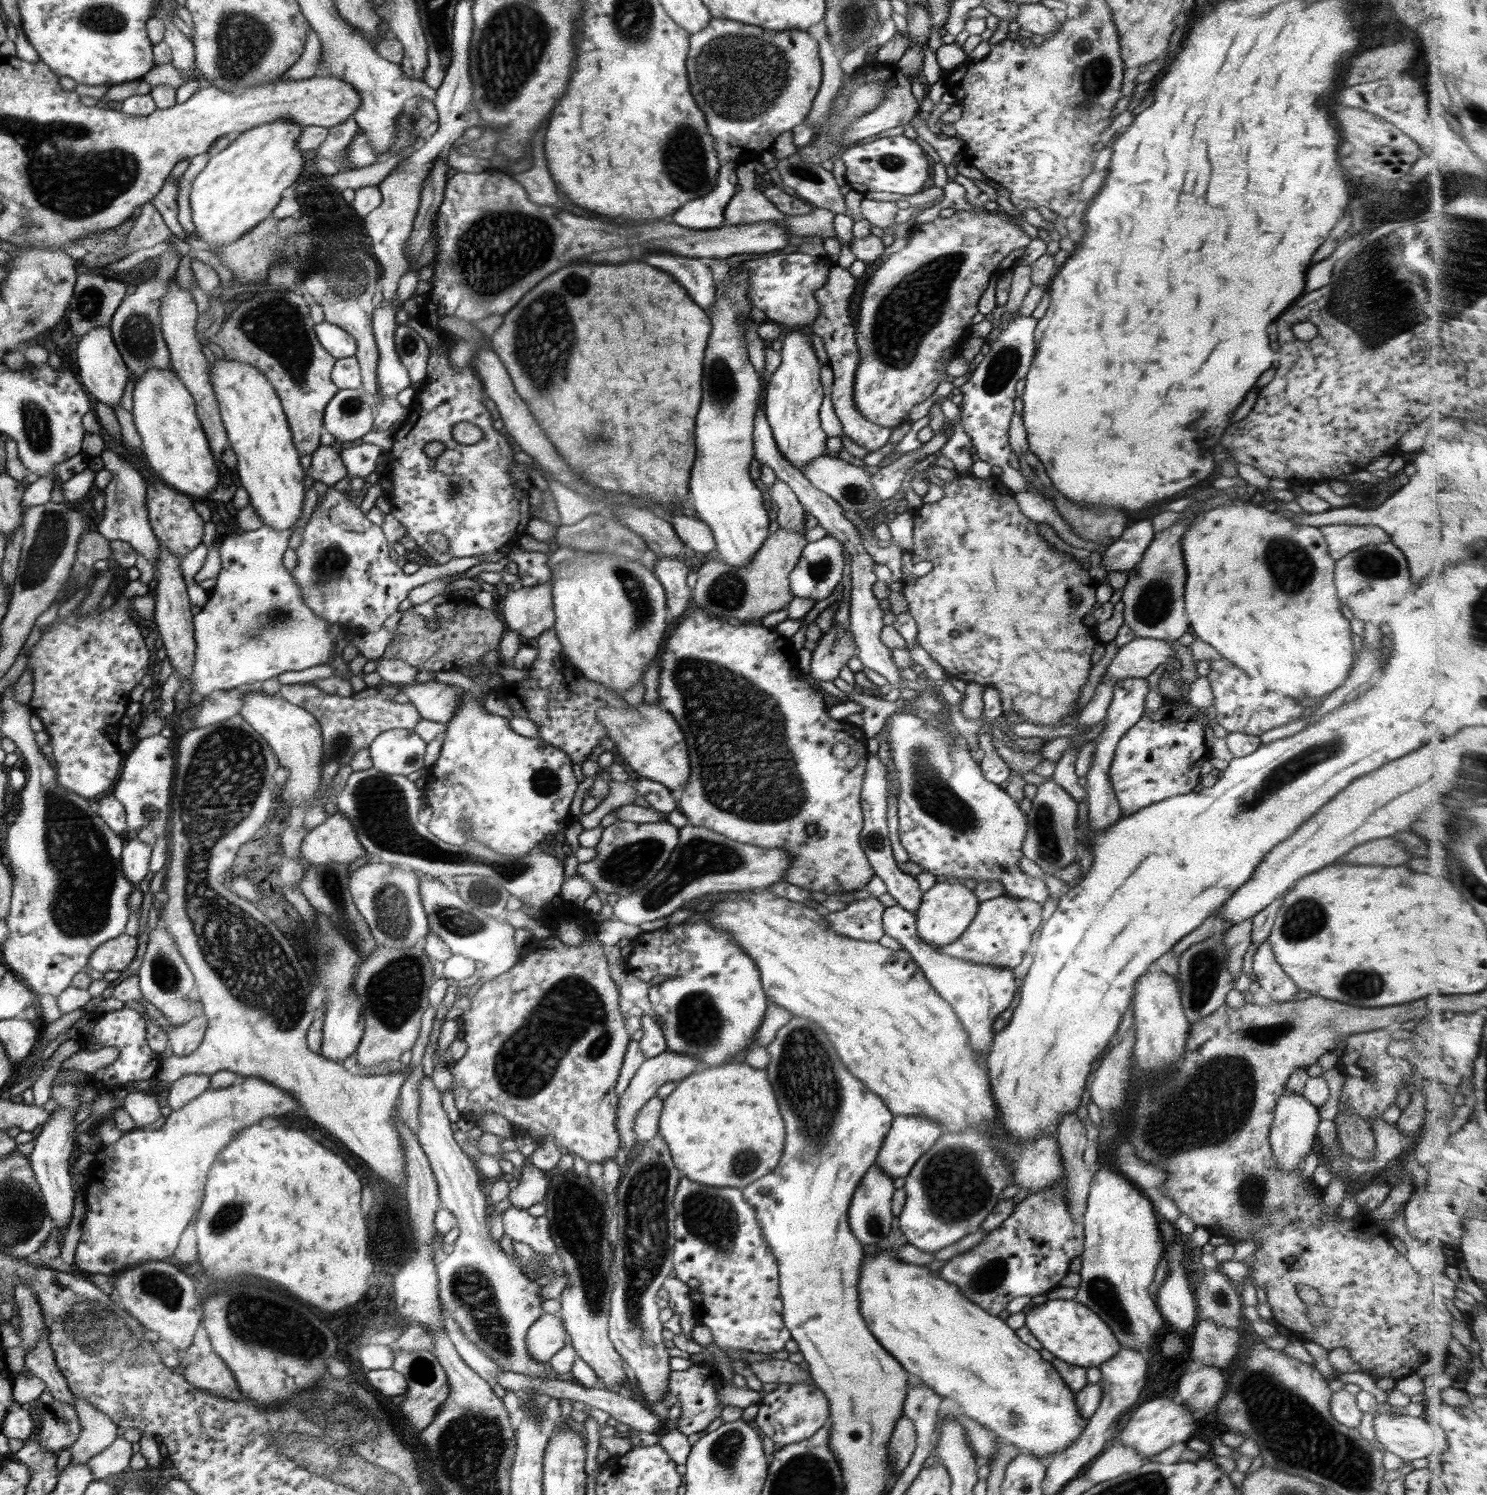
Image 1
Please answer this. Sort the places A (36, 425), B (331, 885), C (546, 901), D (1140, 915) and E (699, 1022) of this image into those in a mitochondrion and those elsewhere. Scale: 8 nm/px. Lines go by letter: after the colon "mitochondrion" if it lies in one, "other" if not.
A: mitochondrion
B: mitochondrion
C: other
D: other
E: mitochondrion

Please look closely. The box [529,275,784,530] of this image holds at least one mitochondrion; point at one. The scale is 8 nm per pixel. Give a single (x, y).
(722, 385)

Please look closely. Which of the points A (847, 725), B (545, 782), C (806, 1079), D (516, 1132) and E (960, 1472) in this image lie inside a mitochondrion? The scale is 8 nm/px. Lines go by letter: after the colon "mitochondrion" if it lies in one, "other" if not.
A: other
B: mitochondrion
C: mitochondrion
D: other
E: other

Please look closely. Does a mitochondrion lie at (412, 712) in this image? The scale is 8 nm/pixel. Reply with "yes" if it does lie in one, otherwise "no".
no

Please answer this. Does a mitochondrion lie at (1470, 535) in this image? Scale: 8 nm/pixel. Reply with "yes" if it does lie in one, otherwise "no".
no

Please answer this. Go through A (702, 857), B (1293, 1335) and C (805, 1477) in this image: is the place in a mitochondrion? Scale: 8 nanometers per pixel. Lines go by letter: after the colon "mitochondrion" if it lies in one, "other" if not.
A: mitochondrion
B: other
C: mitochondrion

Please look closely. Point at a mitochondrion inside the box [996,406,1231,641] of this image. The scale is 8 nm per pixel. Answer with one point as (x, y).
(1157, 602)

